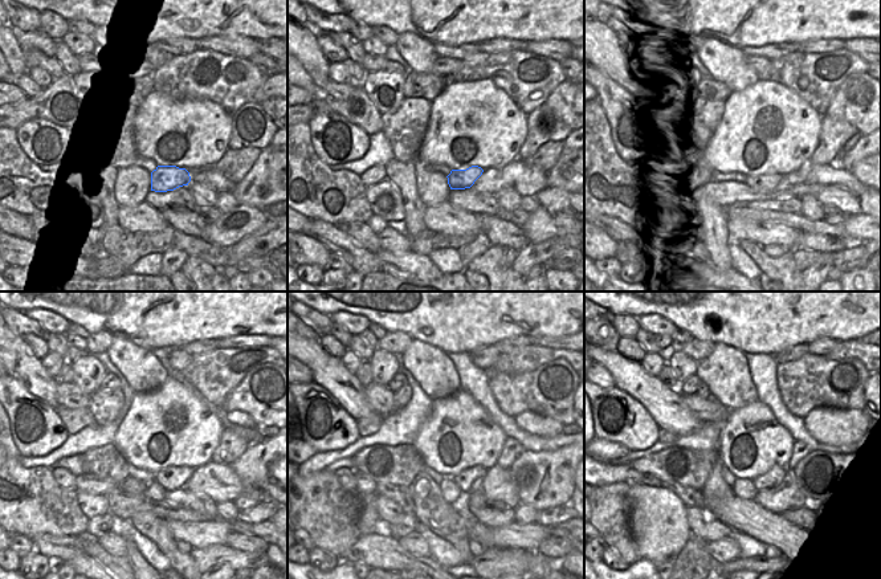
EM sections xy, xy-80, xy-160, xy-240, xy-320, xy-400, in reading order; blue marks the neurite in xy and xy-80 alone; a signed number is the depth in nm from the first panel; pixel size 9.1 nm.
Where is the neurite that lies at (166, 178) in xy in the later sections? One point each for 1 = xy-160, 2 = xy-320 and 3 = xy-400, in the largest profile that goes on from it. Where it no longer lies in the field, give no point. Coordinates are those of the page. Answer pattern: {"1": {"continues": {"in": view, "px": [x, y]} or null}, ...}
{"1": {"continues": {"in": "xy-160", "px": [762, 184]}}, "2": {"continues": {"in": "xy-320", "px": [468, 480]}}, "3": {"continues": {"in": "xy-400", "px": [775, 474]}}}

